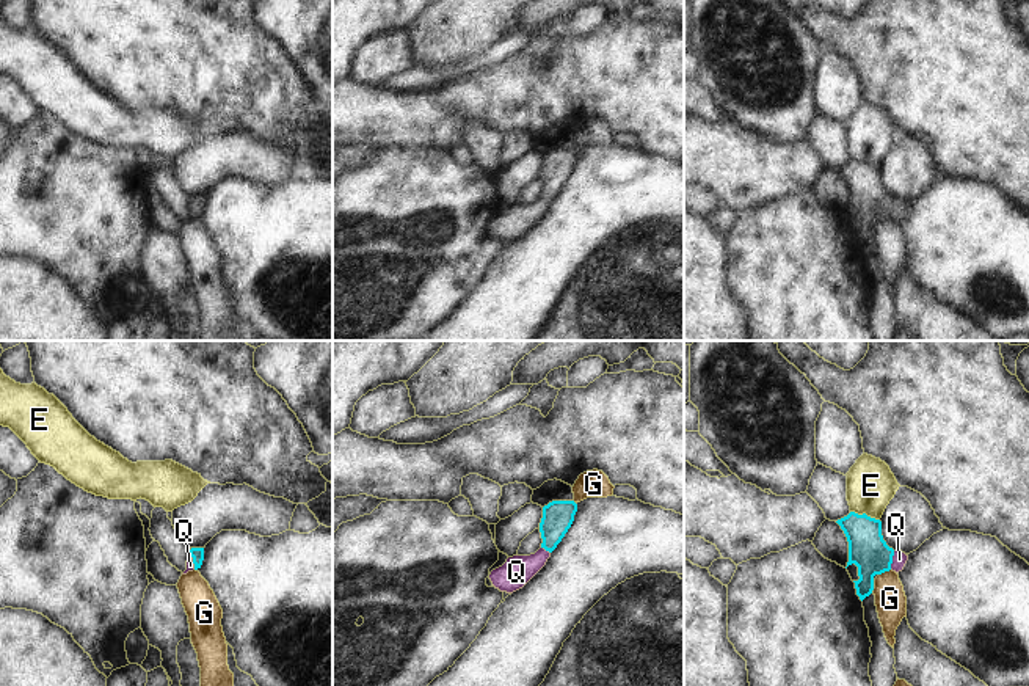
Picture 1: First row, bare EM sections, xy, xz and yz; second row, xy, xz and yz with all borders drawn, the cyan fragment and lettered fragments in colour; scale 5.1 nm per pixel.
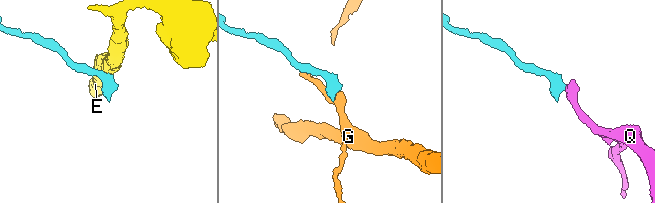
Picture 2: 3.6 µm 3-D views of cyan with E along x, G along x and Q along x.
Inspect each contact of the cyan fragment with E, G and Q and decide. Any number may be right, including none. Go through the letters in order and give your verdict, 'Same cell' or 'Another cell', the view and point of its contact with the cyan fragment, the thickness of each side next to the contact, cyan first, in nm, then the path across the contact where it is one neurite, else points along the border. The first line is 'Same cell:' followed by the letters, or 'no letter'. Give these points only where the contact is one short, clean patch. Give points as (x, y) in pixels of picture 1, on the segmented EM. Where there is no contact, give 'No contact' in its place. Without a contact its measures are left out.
Same cell: Q
E: Another cell. Touches cyan at yz (865, 514). Thickness 200 nm (cyan) against 240 nm. Boundary: yz (850, 510), (879, 520)
G: Another cell. Touches cyan at yz (883, 572). Thickness 200 nm (cyan) against 160 nm. Boundary: yz (890, 569), (879, 575)
Q: Same cell. Touches cyan at yz (891, 561). Thickness 200 nm (cyan) against 80 nm. Path across: yz (868, 550), (876, 558), (891, 561), (899, 559)

